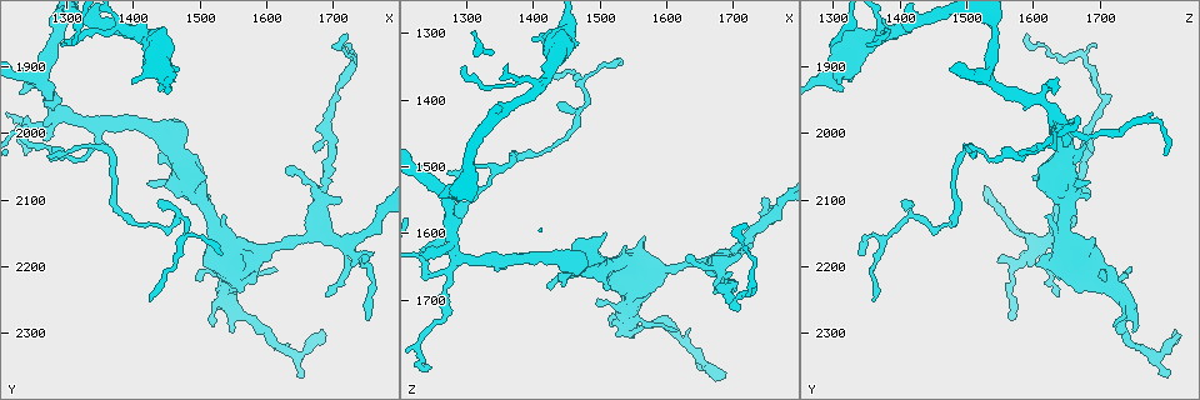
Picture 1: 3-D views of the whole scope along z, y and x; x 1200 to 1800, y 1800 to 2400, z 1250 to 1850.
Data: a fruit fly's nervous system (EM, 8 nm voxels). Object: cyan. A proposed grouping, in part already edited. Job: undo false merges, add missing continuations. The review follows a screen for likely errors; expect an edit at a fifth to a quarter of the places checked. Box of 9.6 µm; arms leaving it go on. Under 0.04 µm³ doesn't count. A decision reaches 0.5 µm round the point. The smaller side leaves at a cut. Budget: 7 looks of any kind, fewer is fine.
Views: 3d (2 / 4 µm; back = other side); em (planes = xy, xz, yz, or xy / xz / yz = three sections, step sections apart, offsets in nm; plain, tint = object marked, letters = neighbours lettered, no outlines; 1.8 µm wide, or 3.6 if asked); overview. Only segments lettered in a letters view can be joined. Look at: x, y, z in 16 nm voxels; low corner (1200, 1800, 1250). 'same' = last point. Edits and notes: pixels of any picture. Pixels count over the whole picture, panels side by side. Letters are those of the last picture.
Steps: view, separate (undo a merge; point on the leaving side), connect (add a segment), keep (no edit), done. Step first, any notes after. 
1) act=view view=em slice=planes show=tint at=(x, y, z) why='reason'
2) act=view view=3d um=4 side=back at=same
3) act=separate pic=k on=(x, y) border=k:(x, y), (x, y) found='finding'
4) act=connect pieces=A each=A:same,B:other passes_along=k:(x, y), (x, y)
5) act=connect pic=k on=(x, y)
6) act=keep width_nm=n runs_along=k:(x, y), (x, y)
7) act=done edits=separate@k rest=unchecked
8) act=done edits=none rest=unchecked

act=view view=3d um=4 at=(1405, 1850, 1375) why='thin arm on a thick one'

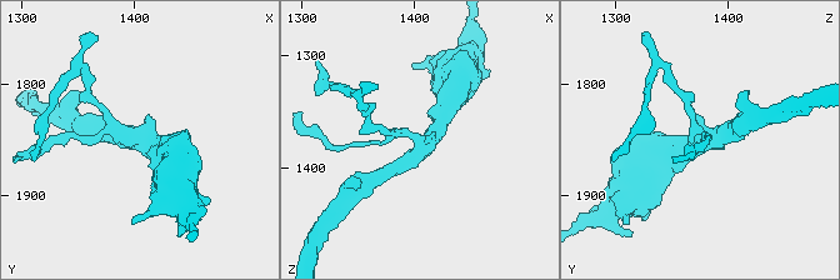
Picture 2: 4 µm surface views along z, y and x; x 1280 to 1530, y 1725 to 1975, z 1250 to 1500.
act=view view=em slice=planes show=tint at=(1408, 1852, 1378) why='shape alone is not enough'

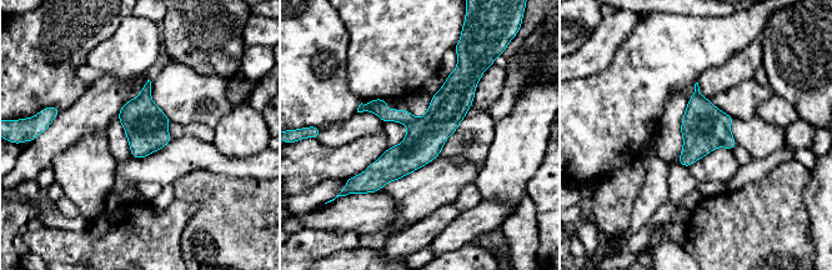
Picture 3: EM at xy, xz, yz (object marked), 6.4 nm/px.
act=view view=em slice=planes show=letters at=same

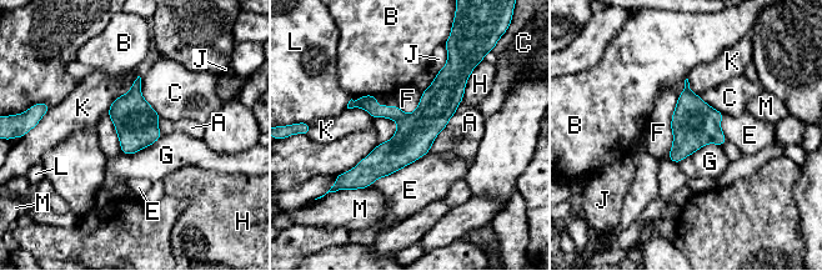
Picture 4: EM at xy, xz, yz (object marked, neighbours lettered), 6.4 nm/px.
act=keep each=A:other,B:other,C:other,E:other,F:other,G:other,H:other,J:other,K:other,L:other,M:other runs_along=4:(449, 68), (435, 110), (359, 185) found='continuous, no second cell'

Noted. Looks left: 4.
act=view view=em slice=planes show=letters at=(1690, 2245, 1635)

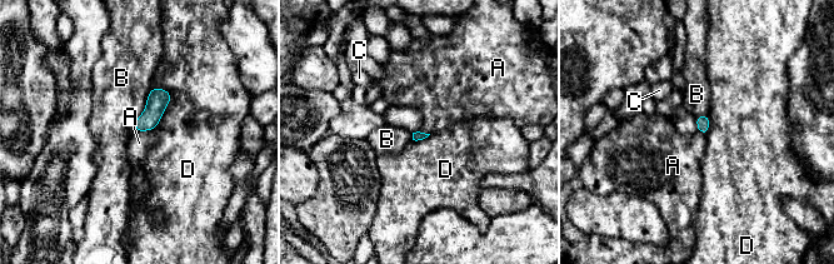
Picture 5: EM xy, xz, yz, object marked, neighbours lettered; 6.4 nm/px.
act=keep each=A:other,B:other,C:other,D:other border=5:(154, 128), (136, 133) found='no lettered segment goes on from it'

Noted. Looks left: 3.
act=view view=em slice=xy step=16 show=letters at=(1635, 2060, 1635) why='branch stops here'

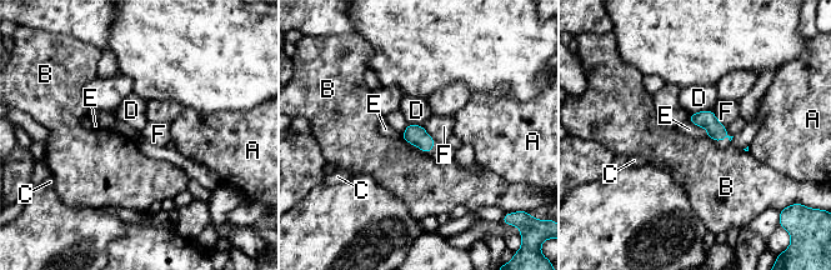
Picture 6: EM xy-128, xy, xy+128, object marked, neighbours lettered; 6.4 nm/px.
act=view view=em slice=planes show=letters at=same

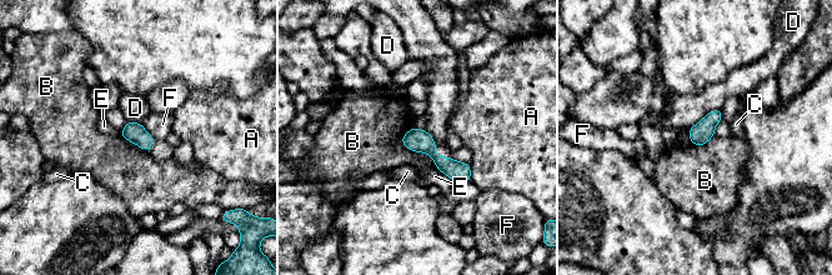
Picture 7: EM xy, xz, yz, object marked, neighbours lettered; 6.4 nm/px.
act=keep each=A:other,B:other,C:other,D:other,E:other,F:other found='no lettered segment goes on from it'

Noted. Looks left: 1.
act=done edits=none rest=unchecked

